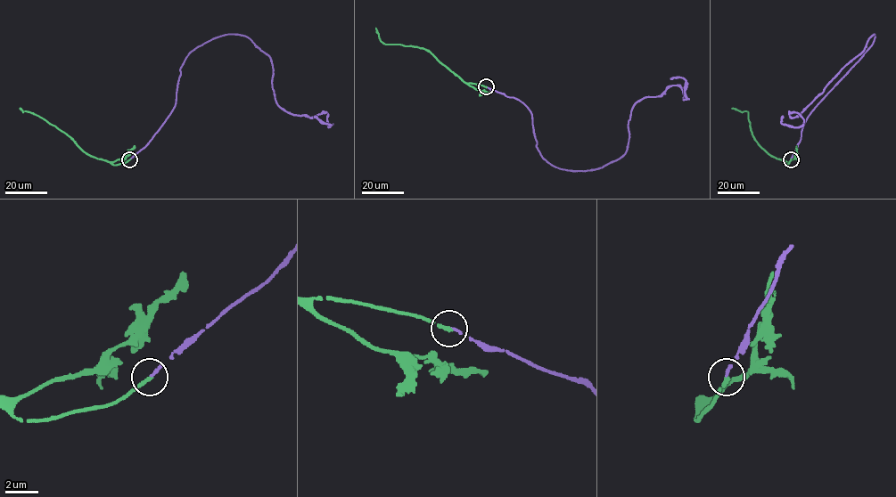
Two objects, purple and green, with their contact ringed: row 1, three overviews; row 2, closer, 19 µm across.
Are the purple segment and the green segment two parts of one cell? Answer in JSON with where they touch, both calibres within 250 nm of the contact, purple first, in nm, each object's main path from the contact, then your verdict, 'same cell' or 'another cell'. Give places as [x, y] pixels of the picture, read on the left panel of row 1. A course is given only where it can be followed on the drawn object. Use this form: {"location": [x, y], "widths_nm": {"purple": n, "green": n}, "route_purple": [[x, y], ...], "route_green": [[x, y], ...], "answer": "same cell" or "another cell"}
{"location": [129, 159], "widths_nm": {"purple": 140, "green": 200}, "route_purple": [[129, 159], [172, 110], [188, 54], [226, 34], [268, 56], [282, 108], [326, 112], [329, 127], [314, 116]], "route_green": [[129, 159], [112, 165], [90, 156], [54, 126], [20, 108]], "answer": "same cell"}

